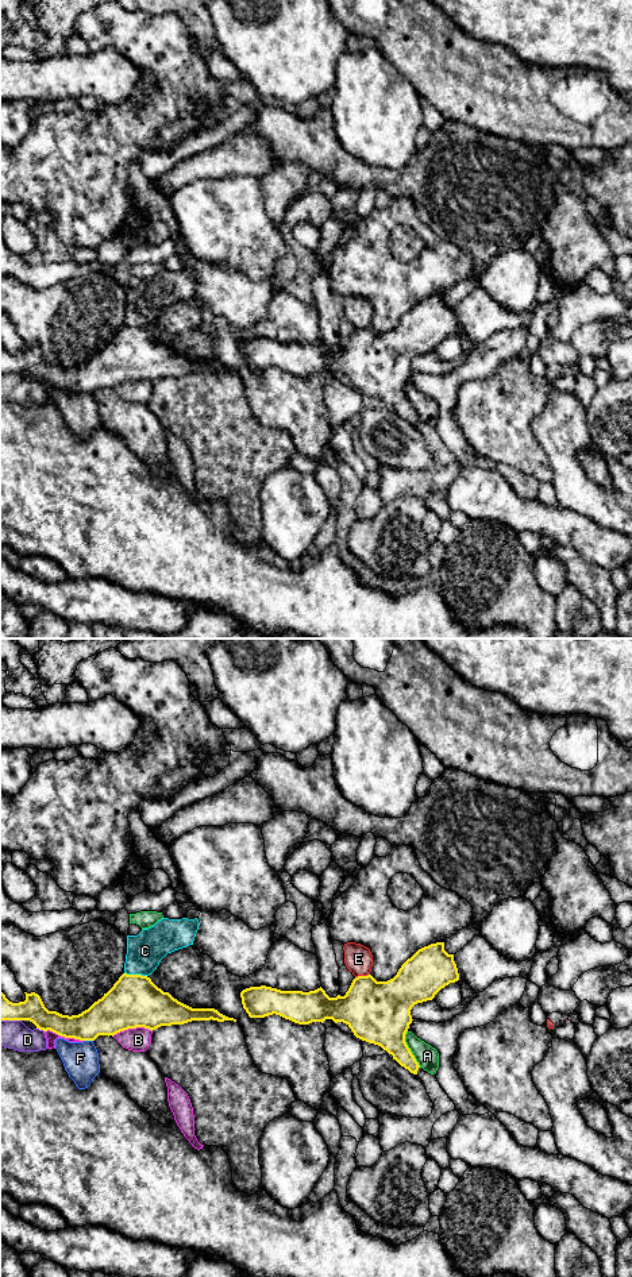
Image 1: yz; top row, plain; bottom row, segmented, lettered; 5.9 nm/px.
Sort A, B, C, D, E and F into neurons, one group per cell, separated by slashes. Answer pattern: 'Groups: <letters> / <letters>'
Groups: A / B / C / D / E / F

